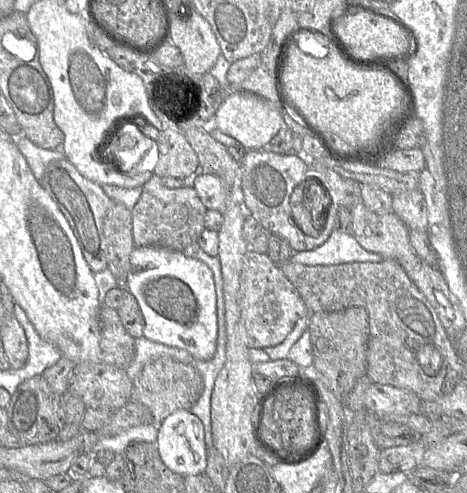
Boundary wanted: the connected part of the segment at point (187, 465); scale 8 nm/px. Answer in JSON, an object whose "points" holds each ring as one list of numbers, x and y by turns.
{"points":[[180,409,170,414,158,425,155,445,163,463,173,472,185,477,205,474,207,447,202,421,190,410]]}

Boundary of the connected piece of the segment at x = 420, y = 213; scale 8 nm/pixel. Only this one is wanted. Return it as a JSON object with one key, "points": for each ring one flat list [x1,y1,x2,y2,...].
{"points":[[419,189,392,195,393,212,409,228,427,232,428,212,424,195]]}

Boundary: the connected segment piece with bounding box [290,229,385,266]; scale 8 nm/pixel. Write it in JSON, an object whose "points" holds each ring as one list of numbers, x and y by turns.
{"points":[[334,229,321,246,308,251,295,252,290,261,308,266,339,265,347,263,381,263,385,257,364,249,351,233]]}

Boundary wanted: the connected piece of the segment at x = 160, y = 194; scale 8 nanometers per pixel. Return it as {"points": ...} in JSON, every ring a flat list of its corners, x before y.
{"points":[[153,175,143,185,141,196,131,210,134,245,135,247,158,246,183,251,189,245,197,242,203,230,206,229,204,217,207,210,193,187,168,188,162,184,161,177]]}

